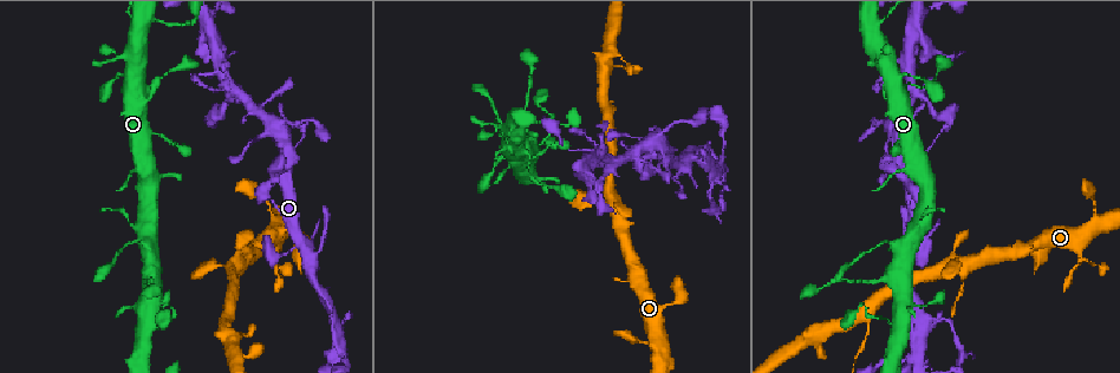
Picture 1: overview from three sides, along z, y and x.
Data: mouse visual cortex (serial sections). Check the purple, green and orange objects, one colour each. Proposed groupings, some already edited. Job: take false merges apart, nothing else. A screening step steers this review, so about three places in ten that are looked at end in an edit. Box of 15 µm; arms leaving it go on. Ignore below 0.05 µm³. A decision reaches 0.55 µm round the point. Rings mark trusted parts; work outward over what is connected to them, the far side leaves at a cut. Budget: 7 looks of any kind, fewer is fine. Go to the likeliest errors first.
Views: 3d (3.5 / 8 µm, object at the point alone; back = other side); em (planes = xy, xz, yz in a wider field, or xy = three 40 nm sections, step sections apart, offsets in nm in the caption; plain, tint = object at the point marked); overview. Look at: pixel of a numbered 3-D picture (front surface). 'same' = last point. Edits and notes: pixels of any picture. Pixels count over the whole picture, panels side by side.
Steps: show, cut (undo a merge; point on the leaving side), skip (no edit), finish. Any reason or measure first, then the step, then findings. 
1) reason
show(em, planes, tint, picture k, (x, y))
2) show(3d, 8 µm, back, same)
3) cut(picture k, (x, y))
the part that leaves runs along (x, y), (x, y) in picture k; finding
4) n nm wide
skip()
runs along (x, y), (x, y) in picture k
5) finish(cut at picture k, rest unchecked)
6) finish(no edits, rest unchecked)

three-way junction
show(3d, 3.5 µm, picture 1, (527, 146))

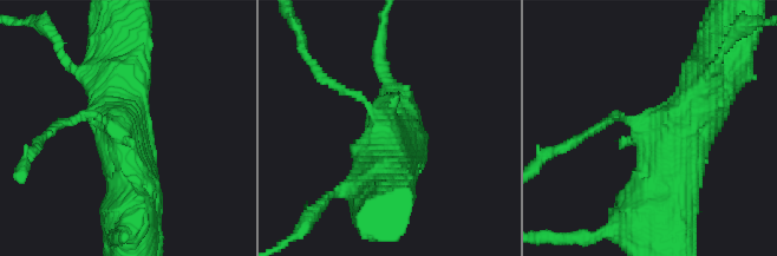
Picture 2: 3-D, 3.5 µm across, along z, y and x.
3 arms; arms of 100, 700, 700 nm
show(em, xy, step 1, tint, picture 2, (119, 124))

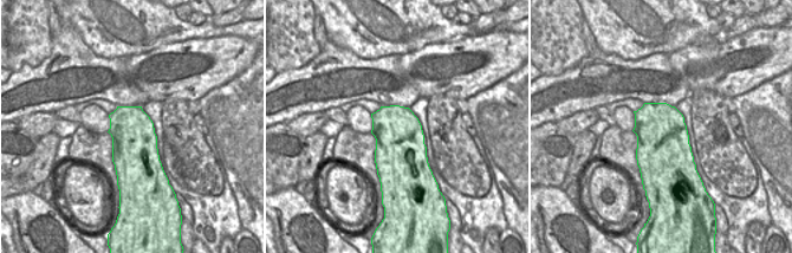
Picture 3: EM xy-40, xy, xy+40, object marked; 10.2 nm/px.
500 nm wide
skip()
runs along (719, 67), (667, 130), (667, 209) in picture 2; one cell here

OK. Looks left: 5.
a fork
show(3d, 3.5 µm, back, picture 1, (1083, 257))

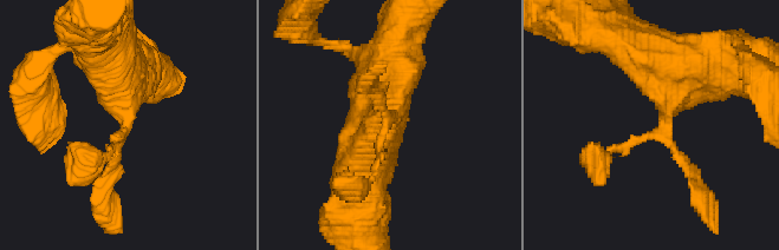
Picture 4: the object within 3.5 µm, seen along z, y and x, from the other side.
show(em, planes, tint, picture 4, (122, 133))

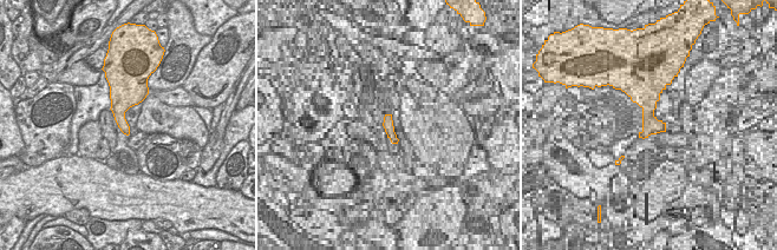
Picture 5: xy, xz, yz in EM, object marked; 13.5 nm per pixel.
skip()
continuous, no second cell

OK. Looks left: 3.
two arms in line, one across
show(3d, 3.5 µm, back, picture 1, (317, 253))

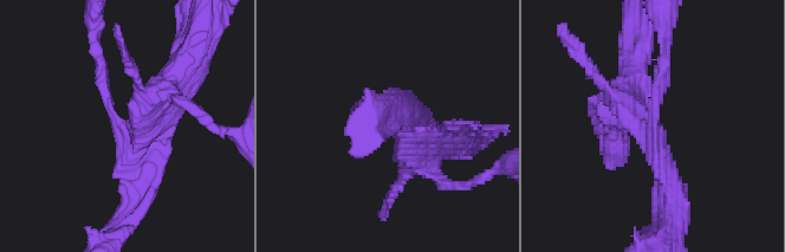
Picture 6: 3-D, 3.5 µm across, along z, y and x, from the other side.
3 arms; arms of 150, 300, 350 nm; need the tissue
show(em, xy, step 1, tint, picture 6, (126, 129))

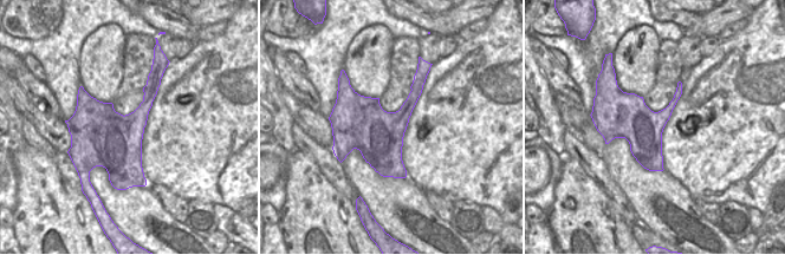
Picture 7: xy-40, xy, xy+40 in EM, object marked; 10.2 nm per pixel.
skip()
runs along (436, 143), (364, 112) in picture 6; one cell here

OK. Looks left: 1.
finish(no edits, rest unchecked)

